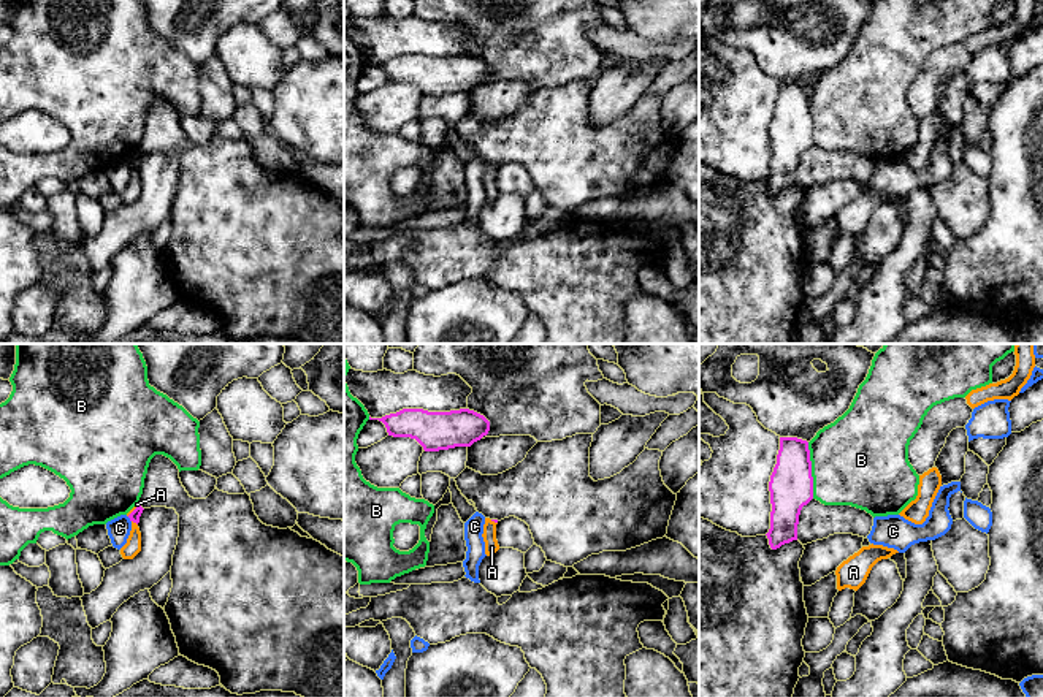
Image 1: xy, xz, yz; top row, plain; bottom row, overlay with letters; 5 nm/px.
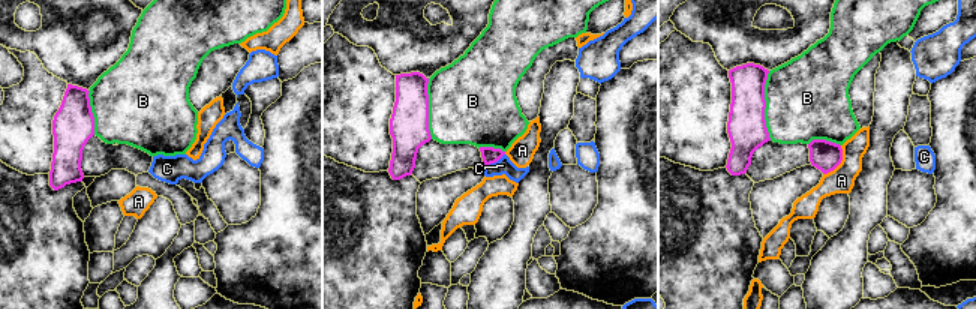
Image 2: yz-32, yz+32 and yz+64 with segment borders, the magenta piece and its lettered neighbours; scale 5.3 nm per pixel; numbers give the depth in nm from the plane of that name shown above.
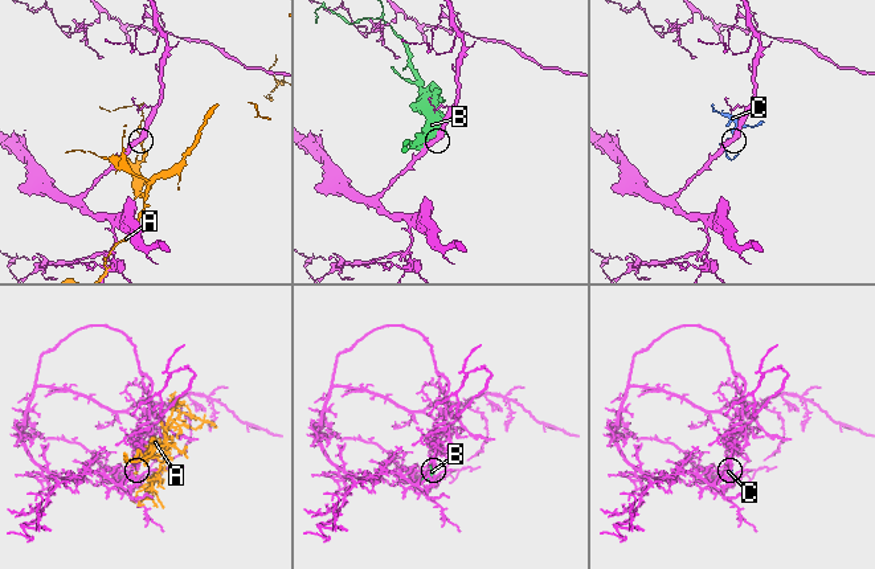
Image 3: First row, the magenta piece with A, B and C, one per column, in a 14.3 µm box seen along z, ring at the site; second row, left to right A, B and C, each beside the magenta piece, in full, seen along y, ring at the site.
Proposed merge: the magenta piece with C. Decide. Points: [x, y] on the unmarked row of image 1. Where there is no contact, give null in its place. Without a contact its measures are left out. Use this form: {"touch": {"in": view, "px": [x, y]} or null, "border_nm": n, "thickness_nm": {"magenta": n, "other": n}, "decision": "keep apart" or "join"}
{"touch": {"in": "xy", "px": [130, 165]}, "border_nm": 40, "thickness_nm": {"magenta": 50, "other": 120}, "decision": "keep apart"}

